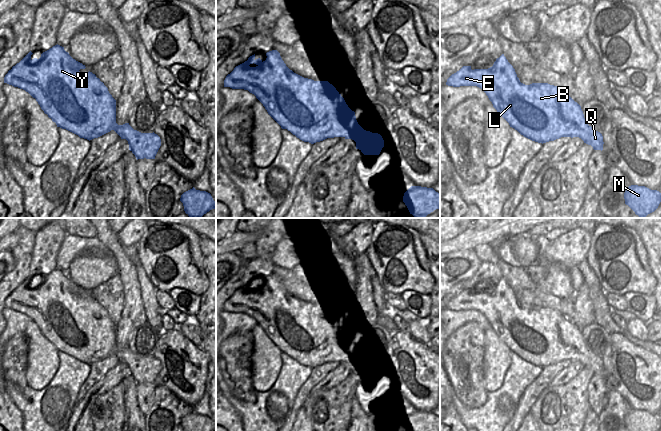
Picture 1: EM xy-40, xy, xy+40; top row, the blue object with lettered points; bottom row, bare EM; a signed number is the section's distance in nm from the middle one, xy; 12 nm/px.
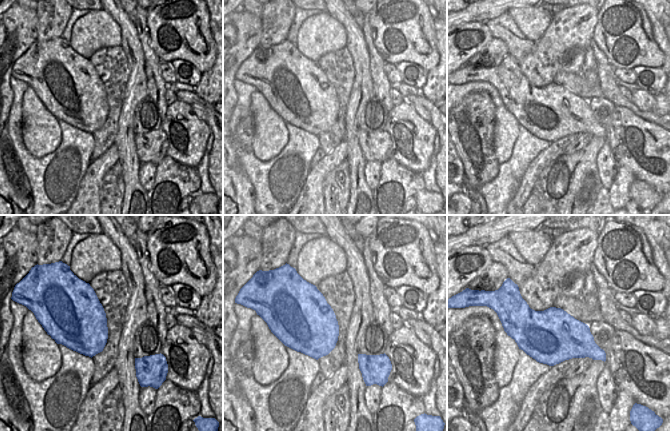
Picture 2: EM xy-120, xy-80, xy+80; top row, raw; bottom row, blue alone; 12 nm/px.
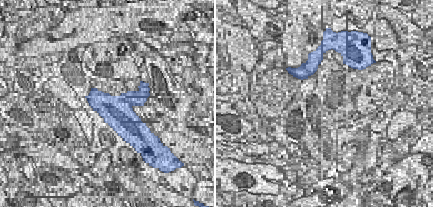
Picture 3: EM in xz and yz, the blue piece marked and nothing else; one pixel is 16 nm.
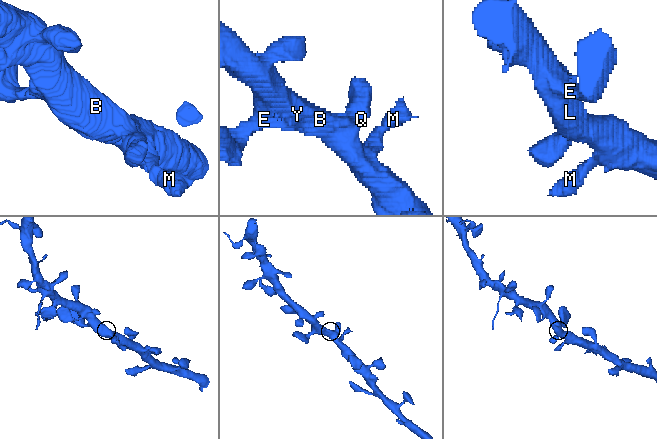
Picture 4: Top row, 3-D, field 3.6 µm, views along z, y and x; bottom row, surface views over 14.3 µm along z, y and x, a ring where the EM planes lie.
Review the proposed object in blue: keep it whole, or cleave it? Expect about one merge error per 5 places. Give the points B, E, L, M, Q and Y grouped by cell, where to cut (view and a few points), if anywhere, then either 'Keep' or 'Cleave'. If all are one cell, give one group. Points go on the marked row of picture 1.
Groups: B E L M Q Y. No split. Keep.

